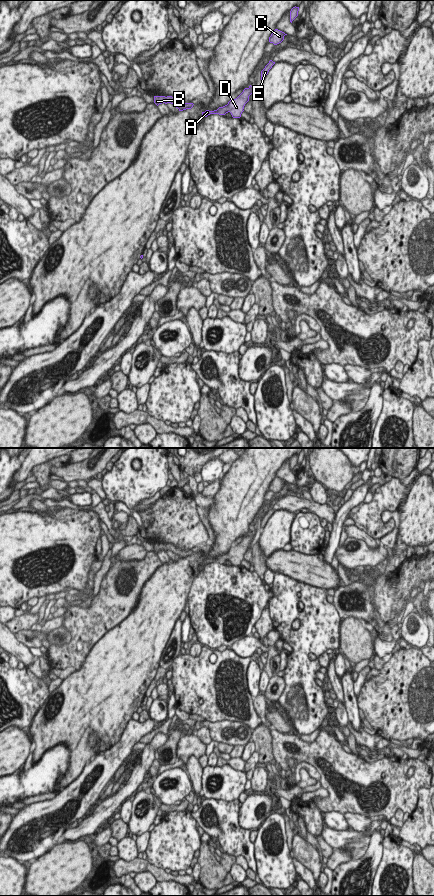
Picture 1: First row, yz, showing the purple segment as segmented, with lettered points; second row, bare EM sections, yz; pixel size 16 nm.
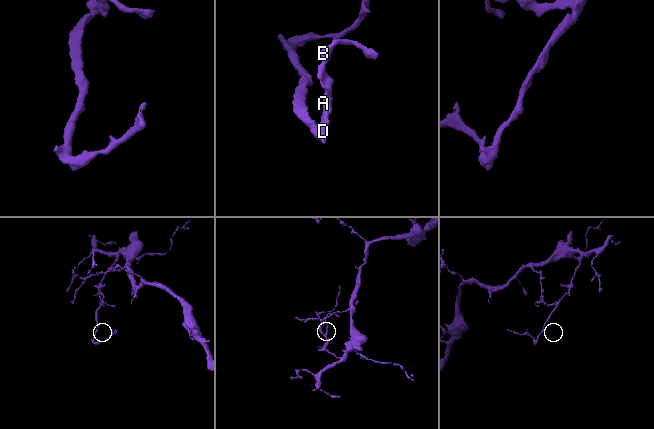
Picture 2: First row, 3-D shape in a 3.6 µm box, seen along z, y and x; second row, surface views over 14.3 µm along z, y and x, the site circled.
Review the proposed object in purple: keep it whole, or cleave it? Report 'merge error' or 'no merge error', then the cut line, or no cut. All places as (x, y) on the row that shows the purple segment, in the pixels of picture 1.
no merge error; cut none

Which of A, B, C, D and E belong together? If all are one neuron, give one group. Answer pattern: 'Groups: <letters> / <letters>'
Groups: A B C D E.

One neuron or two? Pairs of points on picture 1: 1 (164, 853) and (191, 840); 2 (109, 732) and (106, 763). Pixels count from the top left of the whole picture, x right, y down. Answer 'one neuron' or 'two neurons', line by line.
1: one neuron
2: two neurons

